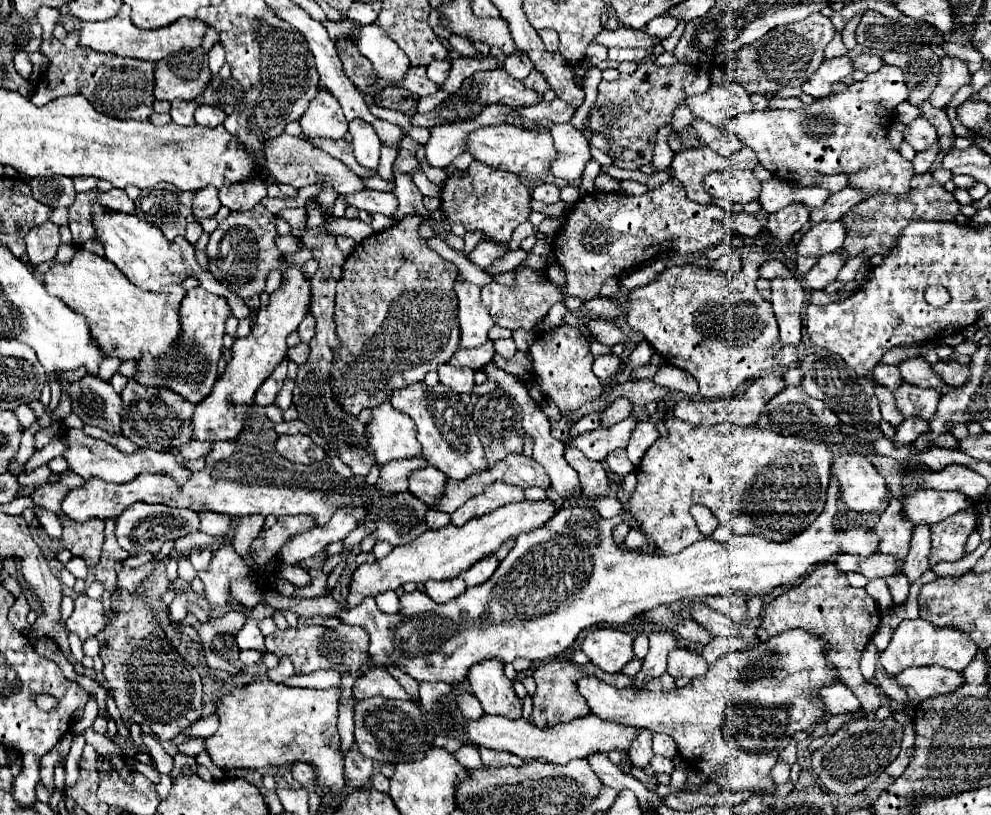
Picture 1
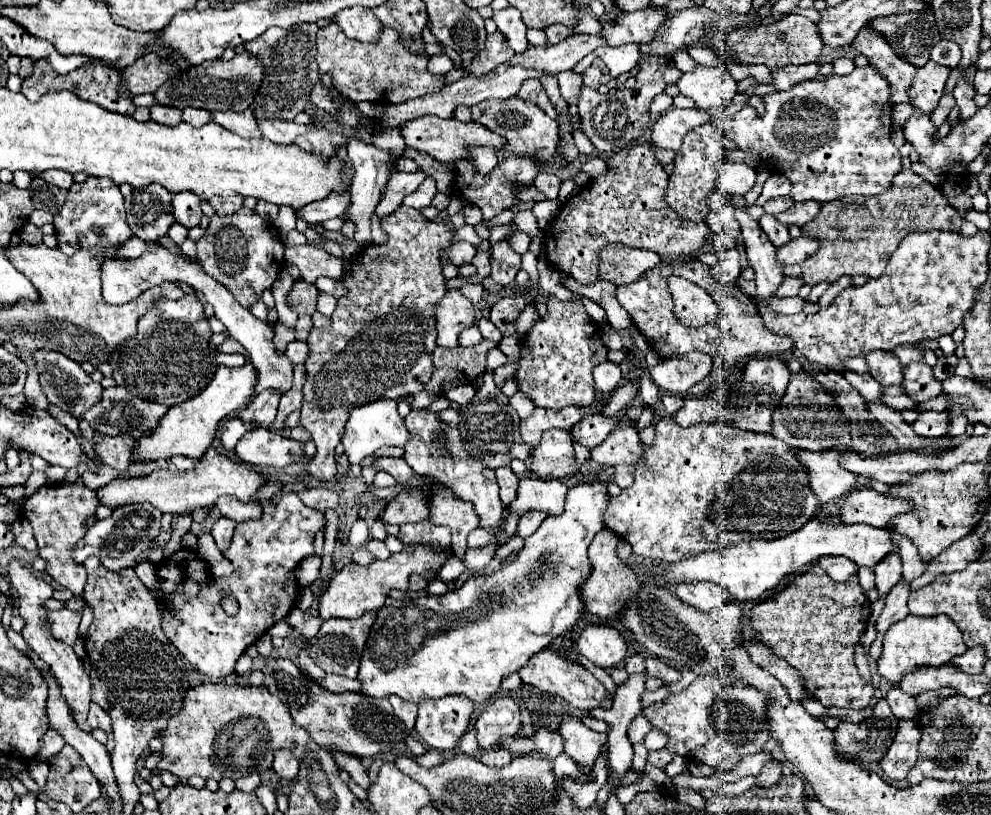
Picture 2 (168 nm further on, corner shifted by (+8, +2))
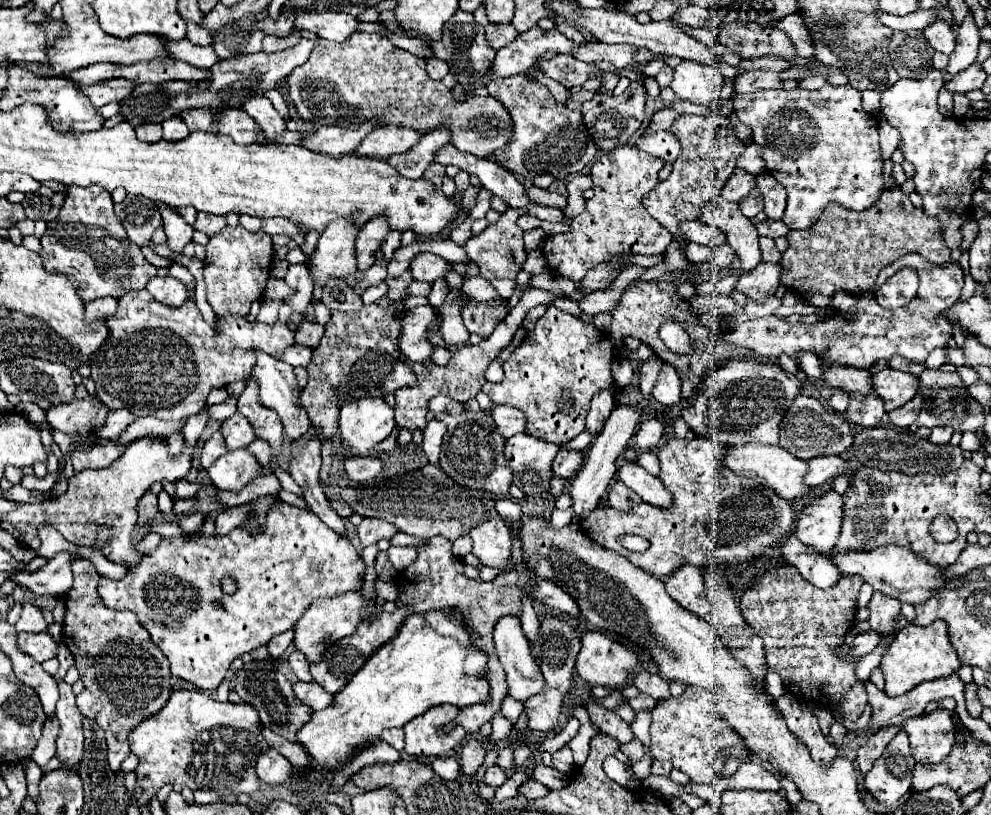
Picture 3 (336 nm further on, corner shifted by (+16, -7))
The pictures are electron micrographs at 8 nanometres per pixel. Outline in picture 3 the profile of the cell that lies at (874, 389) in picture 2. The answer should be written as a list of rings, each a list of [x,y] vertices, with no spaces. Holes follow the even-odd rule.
[[[836,390],[836,392],[828,398],[828,406],[830,406],[830,410],[834,410],[834,412],[838,412],[838,414],[846,412],[846,408],[848,408],[848,394],[844,394],[844,390]]]

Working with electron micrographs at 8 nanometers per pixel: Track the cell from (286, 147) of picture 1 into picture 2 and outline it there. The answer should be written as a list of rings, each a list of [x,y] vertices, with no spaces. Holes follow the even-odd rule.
[[[250,109],[244,113],[212,113],[212,117],[214,117],[214,123],[226,127],[228,131],[232,131],[244,139],[250,139],[250,137],[262,139],[260,129],[258,129],[256,119],[252,117]]]

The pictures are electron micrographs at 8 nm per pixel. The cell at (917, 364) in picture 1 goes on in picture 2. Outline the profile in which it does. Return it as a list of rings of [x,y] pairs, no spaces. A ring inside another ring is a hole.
[[[868,353],[866,355],[868,367],[872,377],[880,381],[882,385],[902,385],[904,373],[902,373],[902,363],[898,361],[896,355],[892,353]]]

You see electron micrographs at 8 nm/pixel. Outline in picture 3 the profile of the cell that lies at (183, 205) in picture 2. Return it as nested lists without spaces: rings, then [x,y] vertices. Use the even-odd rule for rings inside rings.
[[[158,204],[160,208],[160,214],[162,214],[162,220],[164,220],[164,232],[166,232],[166,240],[168,240],[168,248],[176,254],[182,254],[184,246],[188,242],[192,242],[192,226],[186,224],[176,212],[172,206],[164,206],[164,204]]]

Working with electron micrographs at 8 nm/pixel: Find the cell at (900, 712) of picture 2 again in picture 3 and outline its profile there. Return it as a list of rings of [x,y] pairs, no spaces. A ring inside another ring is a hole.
[[[936,708],[928,716],[916,716],[902,722],[910,736],[912,756],[918,764],[940,764],[954,746],[954,726],[944,708]]]

